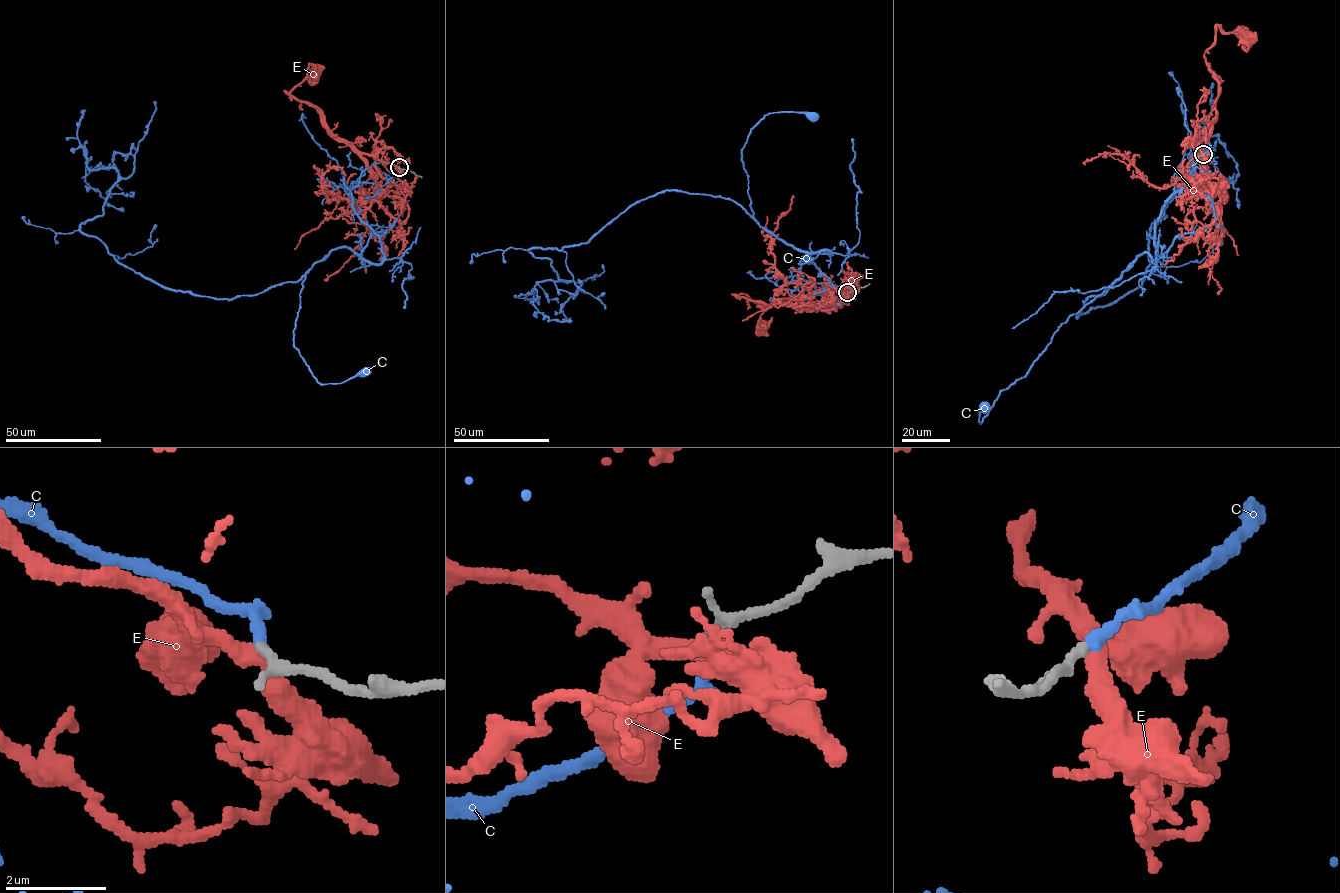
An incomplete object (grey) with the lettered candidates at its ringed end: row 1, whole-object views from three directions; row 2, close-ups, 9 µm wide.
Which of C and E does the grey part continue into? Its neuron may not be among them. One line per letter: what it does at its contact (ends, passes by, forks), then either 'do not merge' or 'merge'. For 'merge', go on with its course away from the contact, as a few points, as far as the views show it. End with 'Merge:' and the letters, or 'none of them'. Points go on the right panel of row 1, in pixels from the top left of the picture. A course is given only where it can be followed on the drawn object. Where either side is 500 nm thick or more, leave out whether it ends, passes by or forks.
C: it ends | merge | via (1203, 154), (1155, 222), (1153, 270), (1139, 256), (980, 422), (985, 406)
E: it passes by | do not merge
Merge: C

